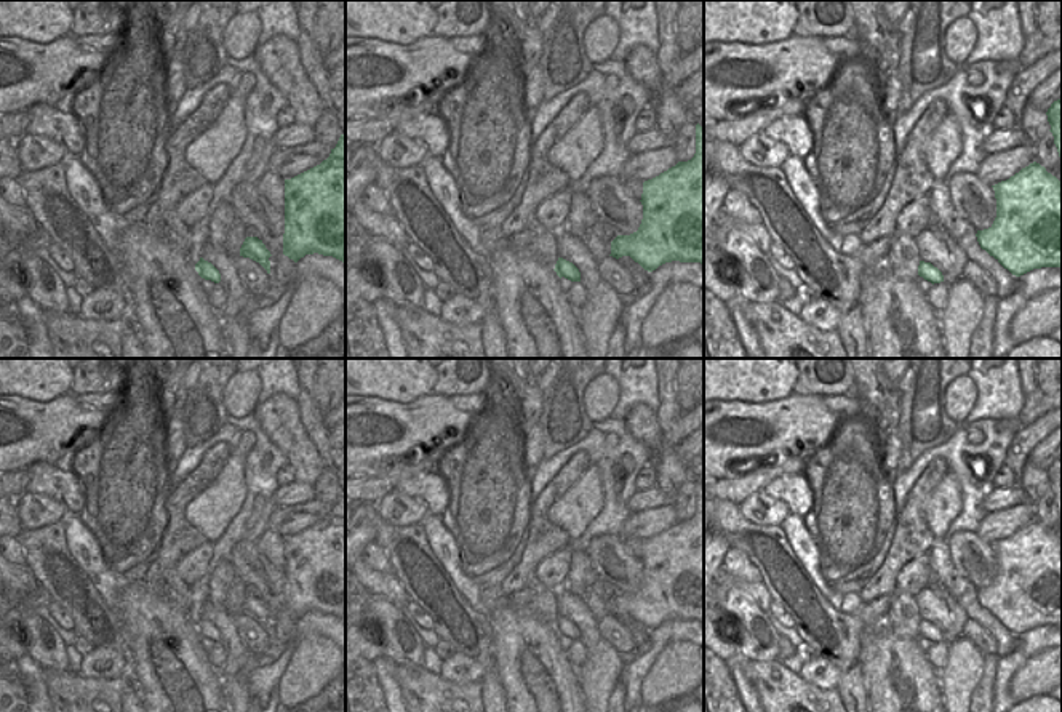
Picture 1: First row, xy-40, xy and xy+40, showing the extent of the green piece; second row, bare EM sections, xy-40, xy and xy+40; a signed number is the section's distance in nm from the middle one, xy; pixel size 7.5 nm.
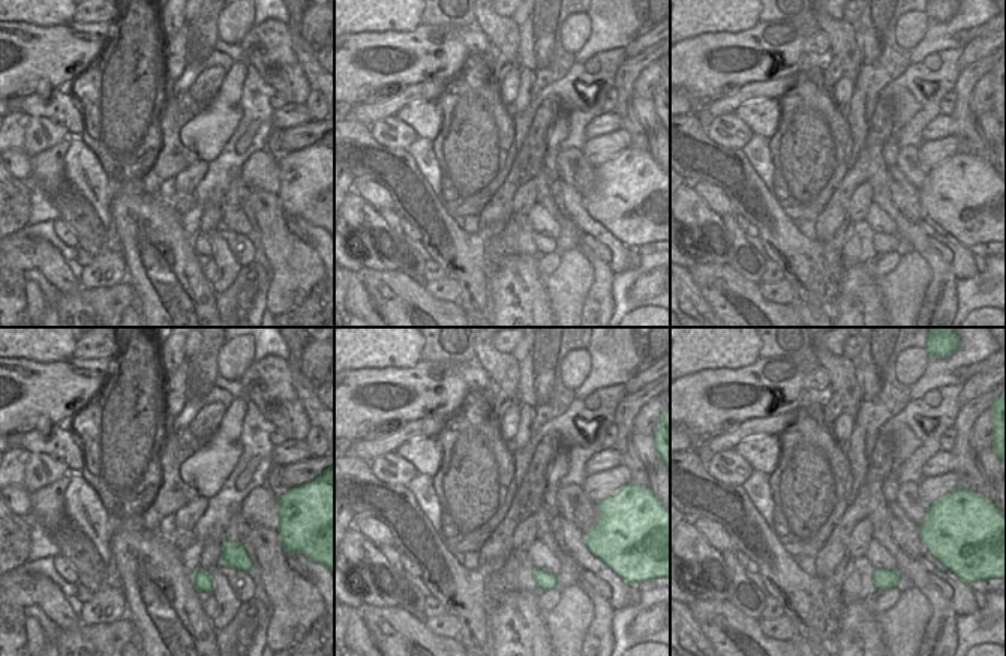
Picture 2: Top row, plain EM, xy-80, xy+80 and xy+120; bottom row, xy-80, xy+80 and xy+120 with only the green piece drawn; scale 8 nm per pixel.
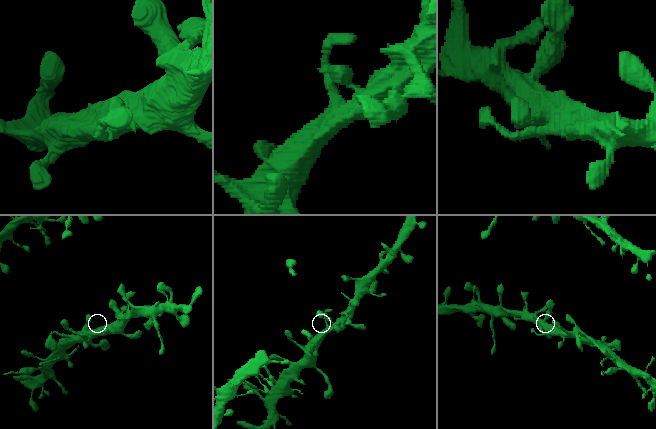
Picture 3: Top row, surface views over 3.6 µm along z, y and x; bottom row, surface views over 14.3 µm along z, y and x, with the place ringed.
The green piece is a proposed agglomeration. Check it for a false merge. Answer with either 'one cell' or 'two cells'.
one cell

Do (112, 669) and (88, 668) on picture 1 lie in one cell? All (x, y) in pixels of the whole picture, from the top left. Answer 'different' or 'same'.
same

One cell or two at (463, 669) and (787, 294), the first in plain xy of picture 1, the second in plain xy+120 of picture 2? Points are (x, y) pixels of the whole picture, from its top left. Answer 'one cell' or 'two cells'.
one cell

